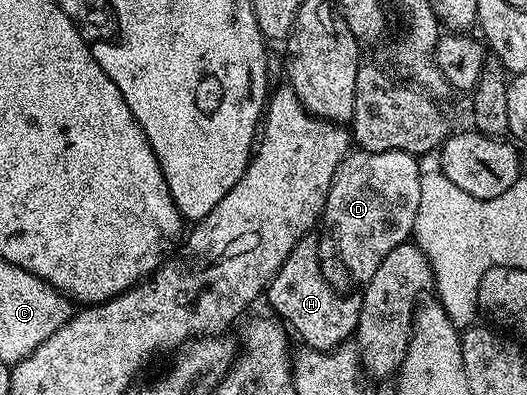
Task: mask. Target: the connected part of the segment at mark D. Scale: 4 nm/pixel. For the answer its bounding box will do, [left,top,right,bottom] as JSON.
[323,150,420,285]

